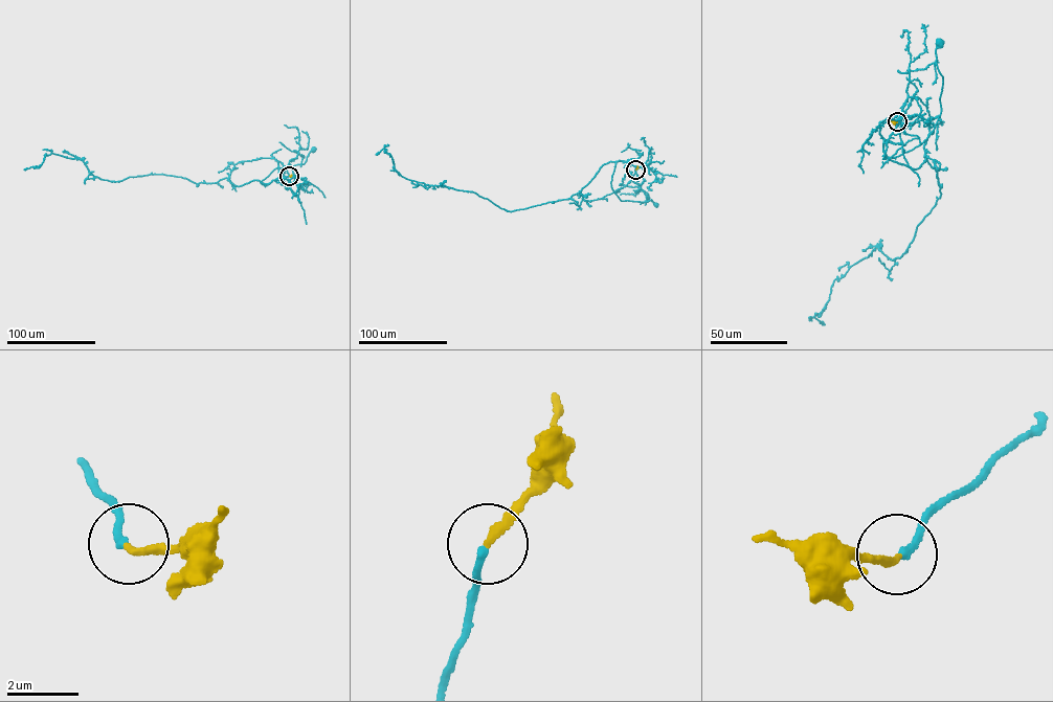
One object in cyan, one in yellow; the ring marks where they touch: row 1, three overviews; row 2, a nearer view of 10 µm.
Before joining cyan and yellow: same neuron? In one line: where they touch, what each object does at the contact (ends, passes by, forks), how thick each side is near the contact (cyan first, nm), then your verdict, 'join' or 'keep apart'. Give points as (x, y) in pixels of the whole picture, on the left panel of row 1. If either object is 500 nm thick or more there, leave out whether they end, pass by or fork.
place (289, 176); cyan ends; yellow ends; calibres 200 and 200 nm; join

